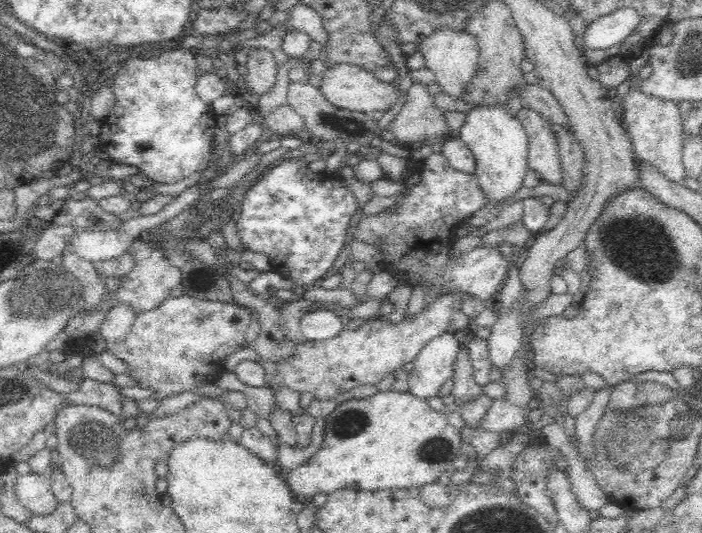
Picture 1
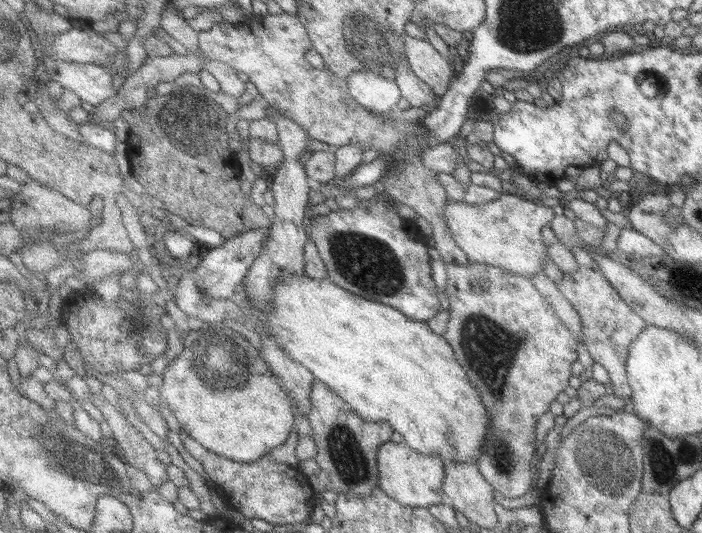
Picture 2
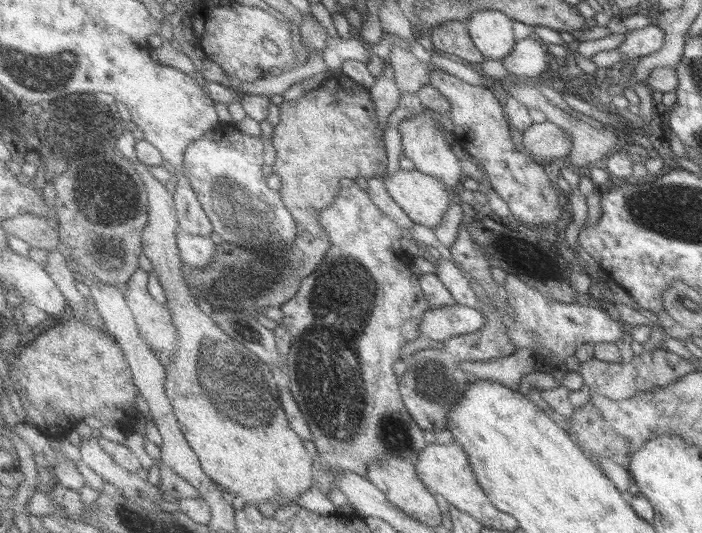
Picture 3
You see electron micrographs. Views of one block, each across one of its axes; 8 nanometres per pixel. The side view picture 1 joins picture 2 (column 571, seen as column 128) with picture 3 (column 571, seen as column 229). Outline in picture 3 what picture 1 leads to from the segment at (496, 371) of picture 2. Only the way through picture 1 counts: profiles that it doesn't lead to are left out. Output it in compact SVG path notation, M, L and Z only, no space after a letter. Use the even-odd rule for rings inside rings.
M507 276L505 288L509 292L509 306L515 312L515 318L511 326L507 328L507 334L511 336L511 346L515 352L523 350L533 350L537 356L537 364L543 364L545 360L553 362L553 356L559 360L565 360L575 354L577 348L583 344L615 344L619 338L629 334L629 328L623 328L619 320L611 316L609 310L601 308L591 308L591 306L581 306L581 304L565 304L551 300L545 296L539 288L519 280L517 276Z

